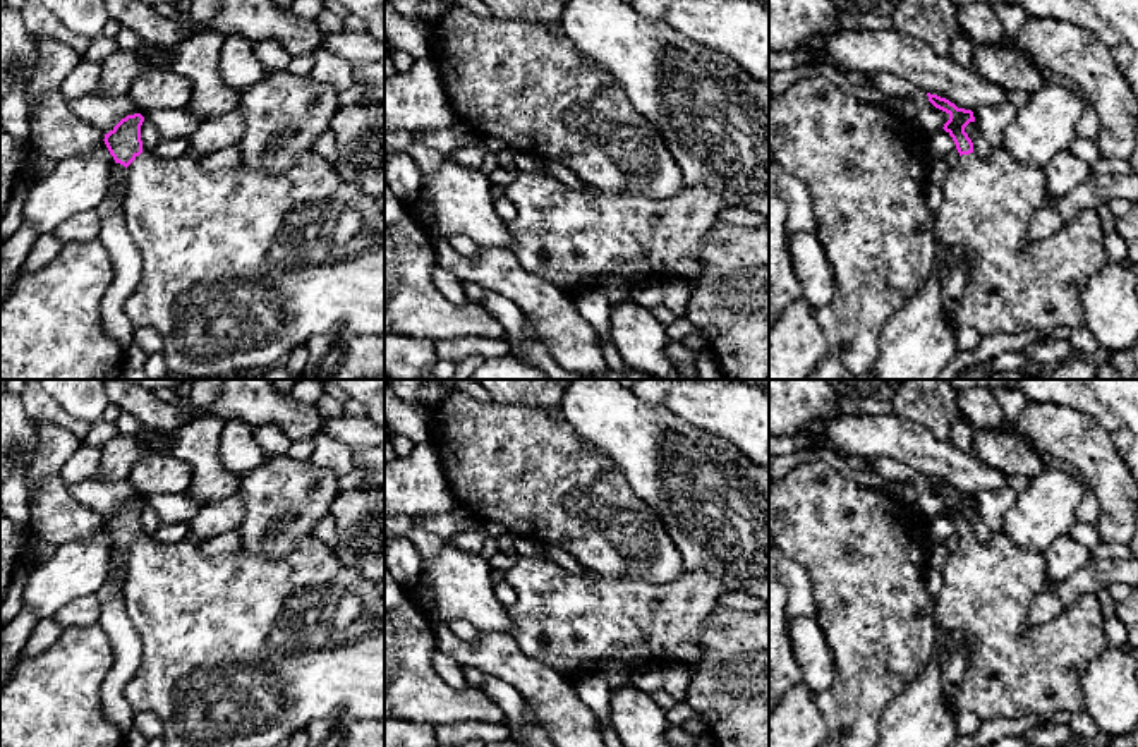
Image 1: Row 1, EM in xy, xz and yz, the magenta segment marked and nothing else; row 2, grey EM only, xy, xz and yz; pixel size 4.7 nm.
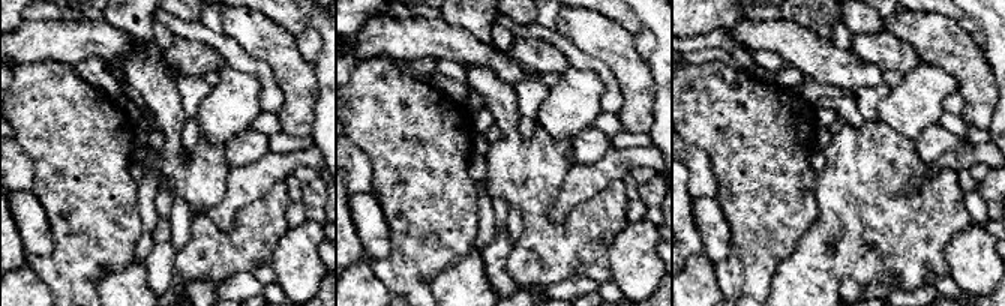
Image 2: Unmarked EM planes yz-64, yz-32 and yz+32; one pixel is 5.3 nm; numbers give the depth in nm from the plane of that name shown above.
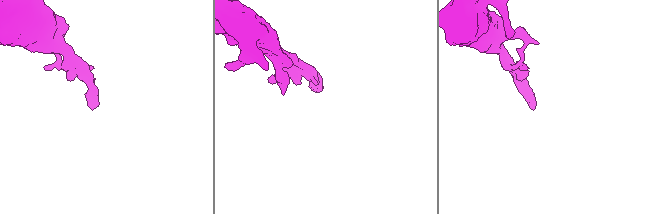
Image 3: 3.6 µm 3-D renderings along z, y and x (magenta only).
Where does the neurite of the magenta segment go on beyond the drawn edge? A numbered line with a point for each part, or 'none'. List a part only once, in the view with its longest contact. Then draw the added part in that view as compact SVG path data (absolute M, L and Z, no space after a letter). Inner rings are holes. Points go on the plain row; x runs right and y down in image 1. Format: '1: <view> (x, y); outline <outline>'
1: xy (239, 649); outline M142 536L125 553L124 580L125 611L142 641L137 671L124 689L134 713L148 713L163 723L161 738L166 747L285 747L290 737L316 720L342 711L348 720L384 720L384 596L379 584L357 568L343 565L318 537L309 536L283 558L273 560L247 551L204 555L201 541L161 543Z

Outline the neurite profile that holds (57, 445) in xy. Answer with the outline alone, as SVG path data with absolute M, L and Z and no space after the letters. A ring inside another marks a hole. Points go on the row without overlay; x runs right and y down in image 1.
M36 421L38 428L38 453L27 469L27 489L33 493L39 484L50 477L60 476L65 462L82 445L74 433L69 429L48 422Z

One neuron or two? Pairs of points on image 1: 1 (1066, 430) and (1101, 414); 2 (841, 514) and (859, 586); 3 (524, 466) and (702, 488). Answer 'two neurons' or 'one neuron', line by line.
1: two neurons
2: one neuron
3: two neurons

